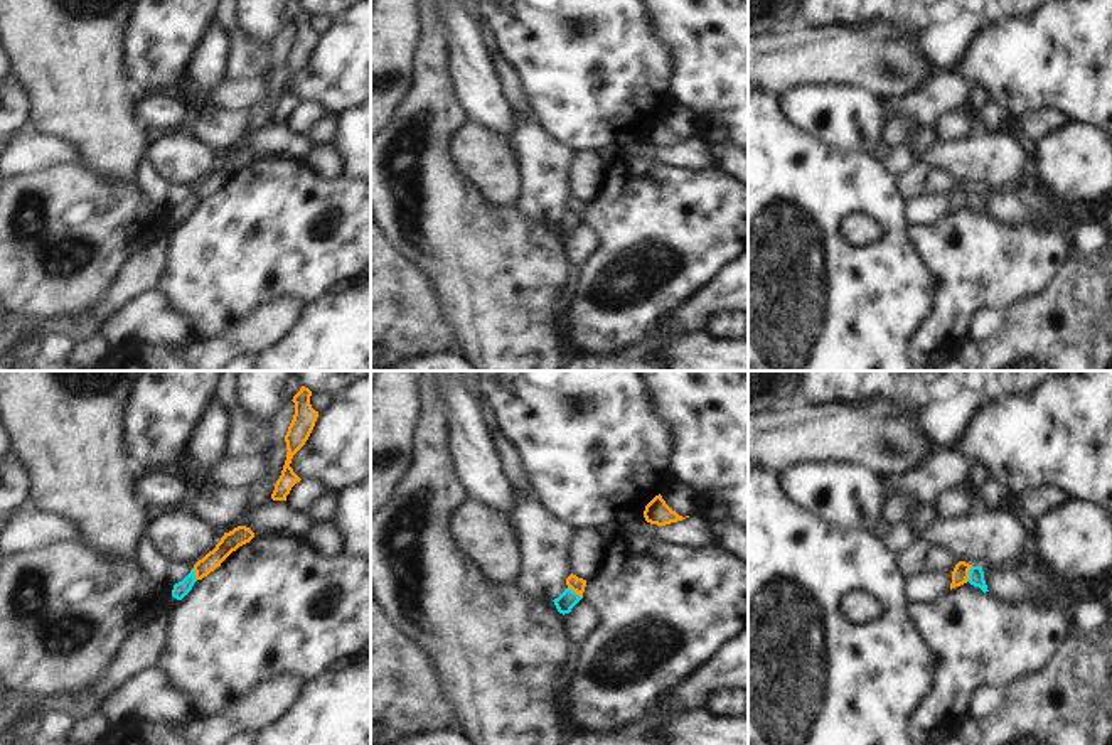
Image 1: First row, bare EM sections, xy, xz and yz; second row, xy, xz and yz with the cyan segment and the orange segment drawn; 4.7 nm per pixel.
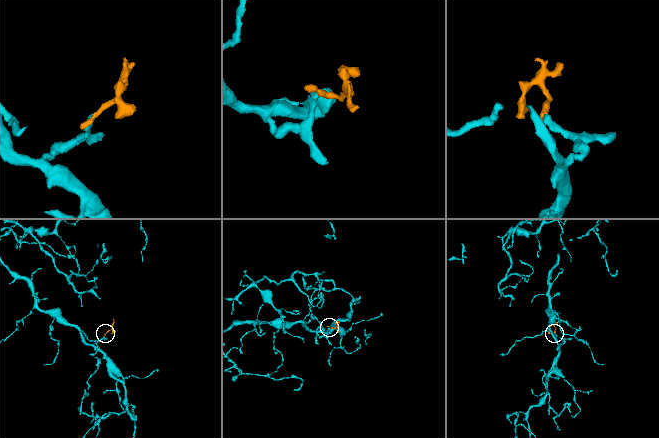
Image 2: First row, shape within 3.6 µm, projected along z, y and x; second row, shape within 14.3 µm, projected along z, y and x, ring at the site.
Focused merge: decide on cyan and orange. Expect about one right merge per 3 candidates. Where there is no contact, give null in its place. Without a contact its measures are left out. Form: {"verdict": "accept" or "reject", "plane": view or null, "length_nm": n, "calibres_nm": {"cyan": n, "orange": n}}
{"verdict": "reject", "plane": "yz", "length_nm": 80, "calibres_nm": {"cyan": 80, "orange": 80}}

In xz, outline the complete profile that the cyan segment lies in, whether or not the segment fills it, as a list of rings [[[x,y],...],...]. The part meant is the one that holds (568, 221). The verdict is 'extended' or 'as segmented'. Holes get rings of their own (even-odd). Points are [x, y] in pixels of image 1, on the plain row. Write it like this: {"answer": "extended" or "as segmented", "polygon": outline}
{"answer": "as segmented", "polygon": [[[564,211],[564,214],[558,221],[554,221],[553,224],[554,224],[558,234],[564,238],[564,236],[569,236],[571,231],[580,222],[581,222],[581,219],[576,214],[573,214],[571,211]]]}

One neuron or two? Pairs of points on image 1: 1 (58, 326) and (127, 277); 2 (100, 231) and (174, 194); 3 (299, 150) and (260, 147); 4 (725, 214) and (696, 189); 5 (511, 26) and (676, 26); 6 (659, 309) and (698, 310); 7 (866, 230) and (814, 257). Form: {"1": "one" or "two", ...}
{"1": "one", "2": "two", "3": "one", "4": "one", "5": "two", "6": "two", "7": "two"}

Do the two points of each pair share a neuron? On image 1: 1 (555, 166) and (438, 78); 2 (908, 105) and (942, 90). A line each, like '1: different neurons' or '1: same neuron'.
1: different neurons
2: same neuron

